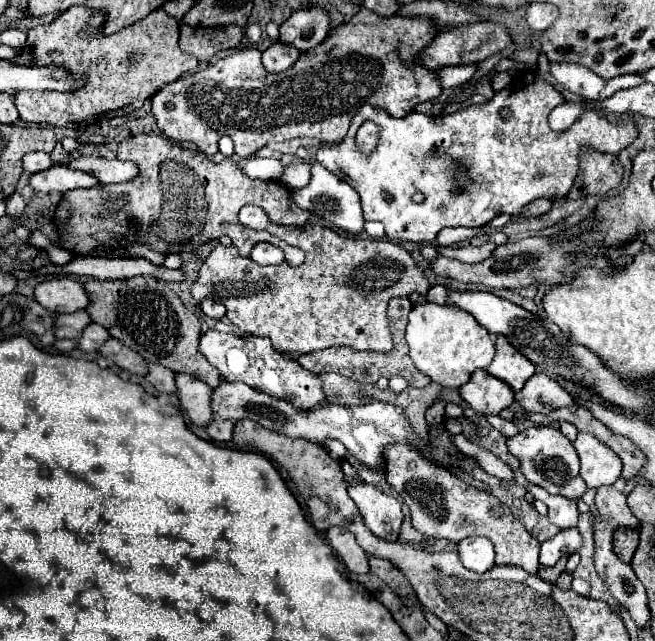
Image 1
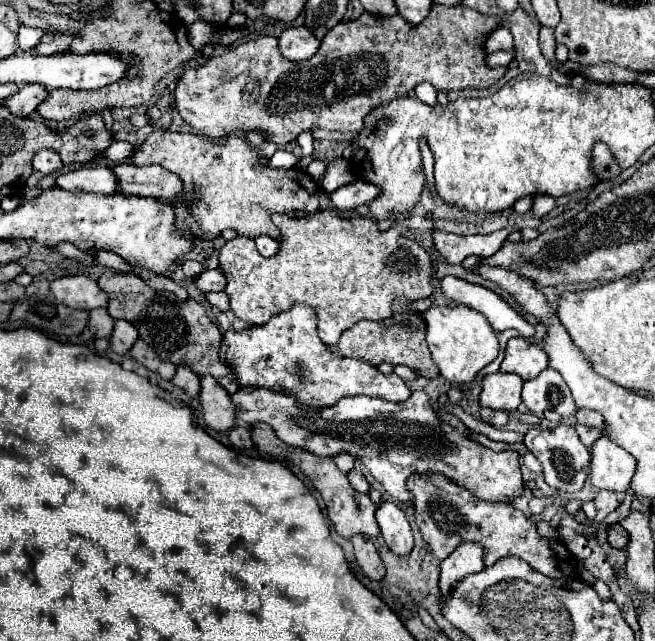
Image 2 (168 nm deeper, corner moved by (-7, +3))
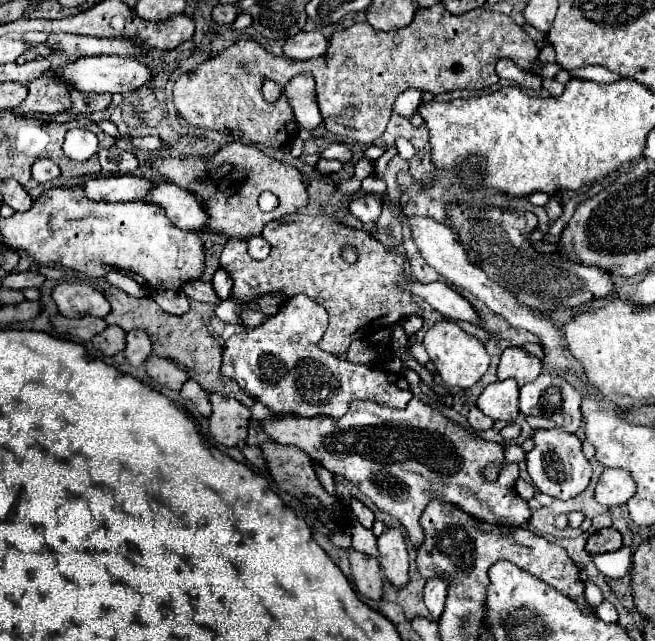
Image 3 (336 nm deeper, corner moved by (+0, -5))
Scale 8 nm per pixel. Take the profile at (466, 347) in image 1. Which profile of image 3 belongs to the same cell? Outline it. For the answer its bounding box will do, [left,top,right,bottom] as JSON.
[423,320,489,388]

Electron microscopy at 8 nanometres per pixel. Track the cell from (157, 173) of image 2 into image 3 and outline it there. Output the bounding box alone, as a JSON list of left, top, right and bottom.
[149,184,207,234]

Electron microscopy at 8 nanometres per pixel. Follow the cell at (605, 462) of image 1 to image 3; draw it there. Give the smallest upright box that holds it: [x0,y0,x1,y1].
[595,468,635,508]

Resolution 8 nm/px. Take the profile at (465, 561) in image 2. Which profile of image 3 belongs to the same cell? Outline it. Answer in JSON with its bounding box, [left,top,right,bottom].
[425,578,447,622]

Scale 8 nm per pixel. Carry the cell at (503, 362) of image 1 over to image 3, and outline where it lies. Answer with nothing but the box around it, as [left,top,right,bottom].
[497,348,541,386]

